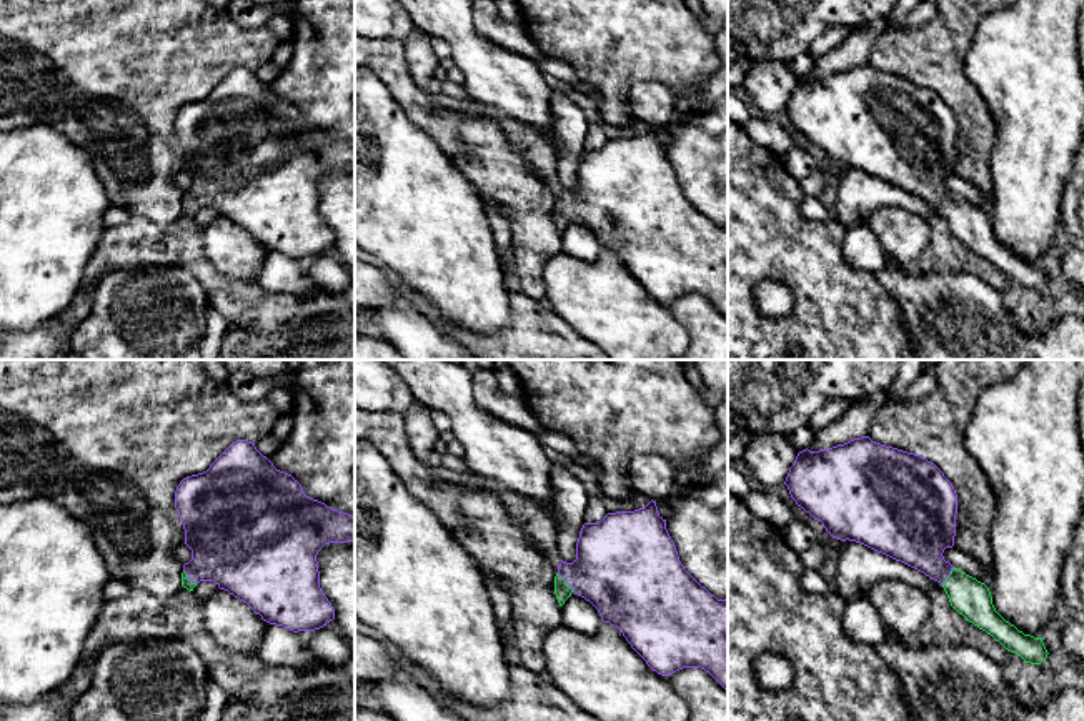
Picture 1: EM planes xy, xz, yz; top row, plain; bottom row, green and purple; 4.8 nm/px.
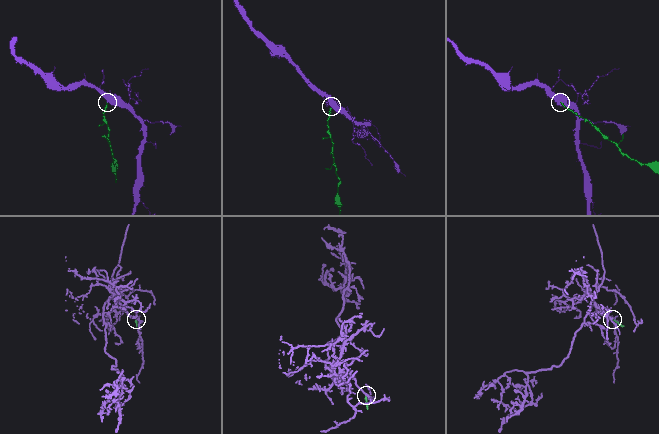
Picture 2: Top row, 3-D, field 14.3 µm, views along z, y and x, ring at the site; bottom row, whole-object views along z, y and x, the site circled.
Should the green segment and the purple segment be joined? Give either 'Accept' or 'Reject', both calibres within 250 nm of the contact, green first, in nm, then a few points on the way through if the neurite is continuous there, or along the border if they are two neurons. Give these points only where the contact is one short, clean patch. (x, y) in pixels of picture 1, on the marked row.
Accept. Thickness 80 nm (green) against 400 nm. Path across: xz (561, 588), (566, 583), (575, 576), (616, 570)

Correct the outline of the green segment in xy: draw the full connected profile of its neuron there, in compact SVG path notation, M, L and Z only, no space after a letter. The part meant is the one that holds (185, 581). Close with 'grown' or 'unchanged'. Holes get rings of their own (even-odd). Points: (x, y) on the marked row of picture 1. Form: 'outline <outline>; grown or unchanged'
outline M248 440L233 441L206 471L186 476L175 491L191 559L183 564L181 586L213 581L246 603L263 621L293 633L315 631L335 619L320 588L316 554L330 543L355 541L355 518L305 495L301 485L280 471Z; grown

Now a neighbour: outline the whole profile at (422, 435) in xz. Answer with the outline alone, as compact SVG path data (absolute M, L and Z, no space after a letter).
M415 400L413 405L403 413L405 431L408 445L420 460L426 460L440 440L440 433L433 425L433 410Z

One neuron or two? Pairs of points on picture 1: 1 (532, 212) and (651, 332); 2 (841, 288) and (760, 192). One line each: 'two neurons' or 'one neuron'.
1: two neurons
2: one neuron

